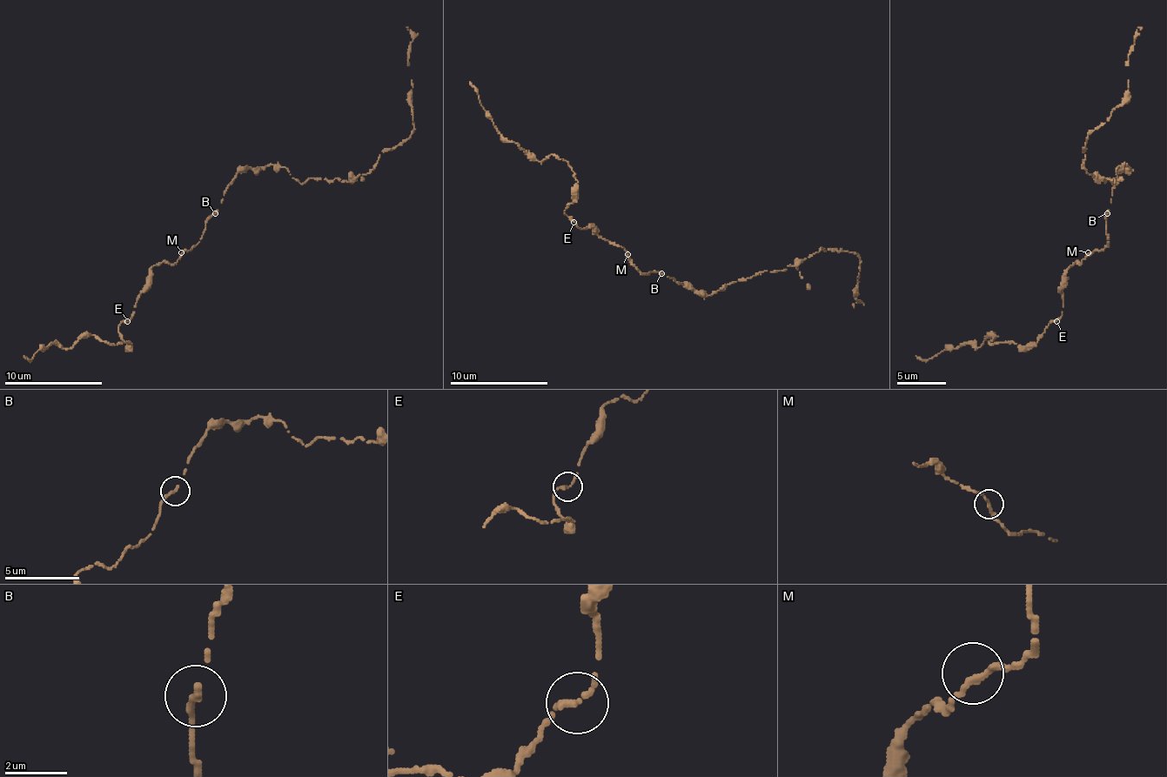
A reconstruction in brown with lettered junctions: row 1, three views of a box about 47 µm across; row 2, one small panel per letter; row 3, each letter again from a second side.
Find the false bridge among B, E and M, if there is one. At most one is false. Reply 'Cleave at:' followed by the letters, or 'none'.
Cleave at: none

